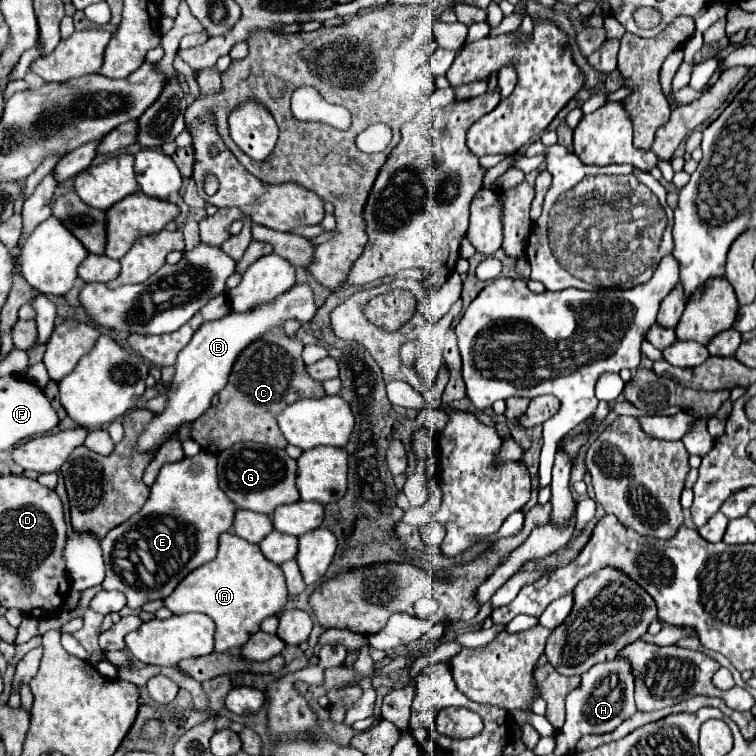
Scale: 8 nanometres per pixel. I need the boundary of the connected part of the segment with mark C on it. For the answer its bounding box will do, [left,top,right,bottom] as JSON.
[191,333,325,455]

